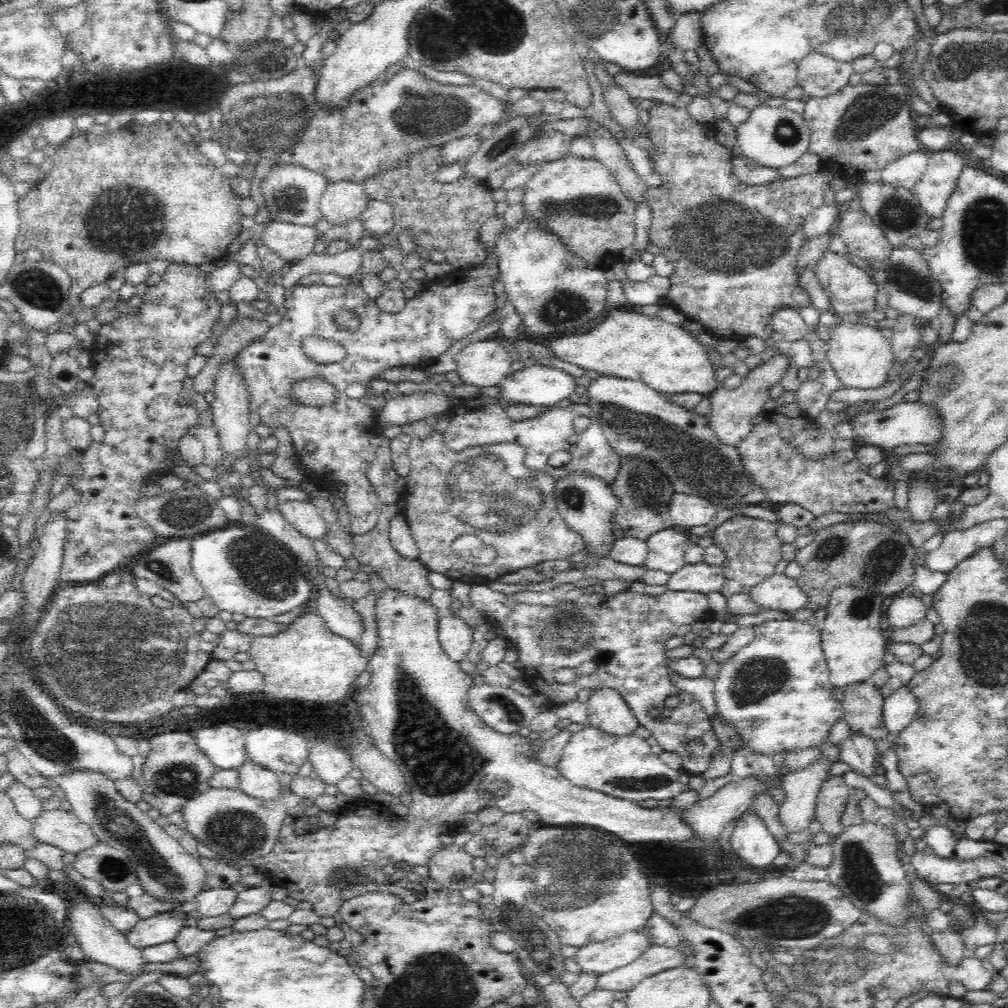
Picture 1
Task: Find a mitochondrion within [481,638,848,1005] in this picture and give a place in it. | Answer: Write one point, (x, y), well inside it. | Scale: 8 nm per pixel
(569, 867)

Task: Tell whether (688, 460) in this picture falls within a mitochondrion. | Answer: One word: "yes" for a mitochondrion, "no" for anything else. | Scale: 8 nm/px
yes

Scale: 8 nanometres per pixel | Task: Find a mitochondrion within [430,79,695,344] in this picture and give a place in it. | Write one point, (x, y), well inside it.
(603, 206)

